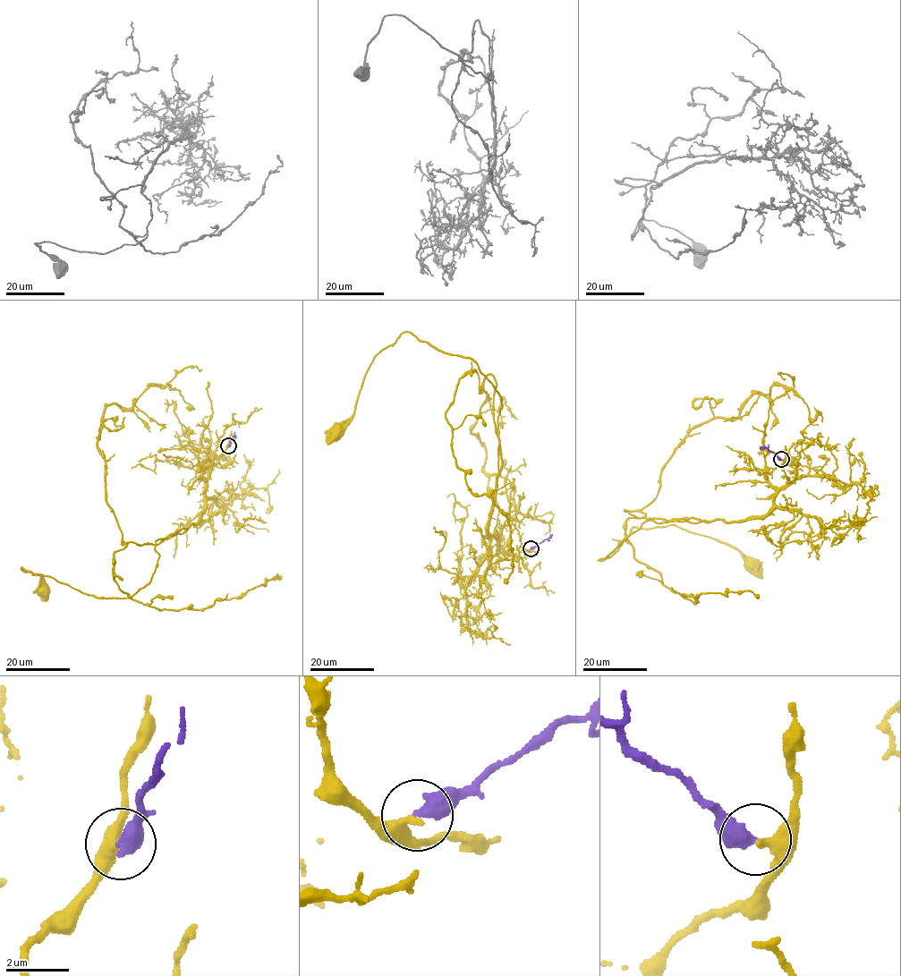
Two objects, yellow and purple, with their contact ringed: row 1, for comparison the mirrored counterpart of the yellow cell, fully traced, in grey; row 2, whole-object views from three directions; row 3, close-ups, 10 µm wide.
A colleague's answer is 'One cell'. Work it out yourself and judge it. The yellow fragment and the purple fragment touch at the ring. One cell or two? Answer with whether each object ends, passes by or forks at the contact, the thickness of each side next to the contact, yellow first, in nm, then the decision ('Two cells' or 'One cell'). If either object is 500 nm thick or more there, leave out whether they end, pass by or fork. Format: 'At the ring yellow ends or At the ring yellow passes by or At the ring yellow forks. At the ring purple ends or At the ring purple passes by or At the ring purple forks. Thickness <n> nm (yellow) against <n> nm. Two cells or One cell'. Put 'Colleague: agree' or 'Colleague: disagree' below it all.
At the ring yellow ends. At the ring purple ends. Thickness 360 nm (yellow) against 480 nm. One cell
Colleague: agree

